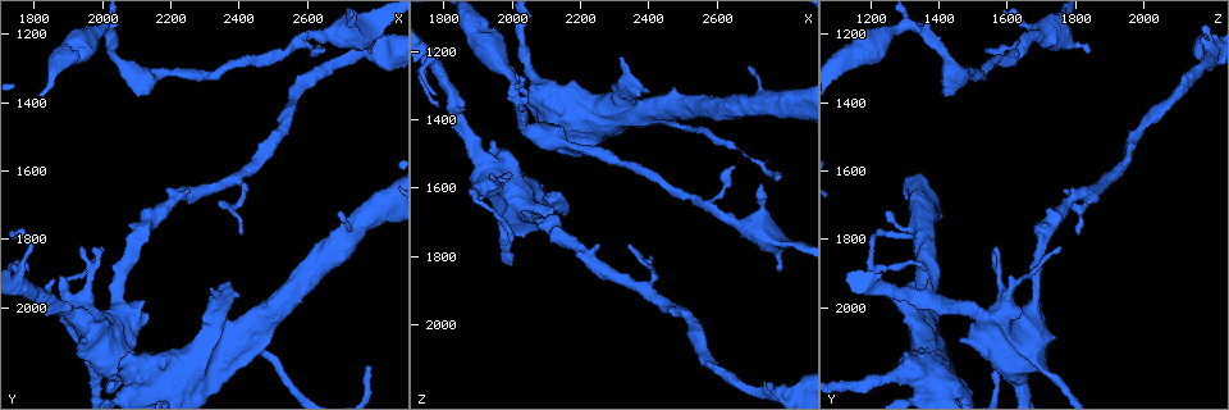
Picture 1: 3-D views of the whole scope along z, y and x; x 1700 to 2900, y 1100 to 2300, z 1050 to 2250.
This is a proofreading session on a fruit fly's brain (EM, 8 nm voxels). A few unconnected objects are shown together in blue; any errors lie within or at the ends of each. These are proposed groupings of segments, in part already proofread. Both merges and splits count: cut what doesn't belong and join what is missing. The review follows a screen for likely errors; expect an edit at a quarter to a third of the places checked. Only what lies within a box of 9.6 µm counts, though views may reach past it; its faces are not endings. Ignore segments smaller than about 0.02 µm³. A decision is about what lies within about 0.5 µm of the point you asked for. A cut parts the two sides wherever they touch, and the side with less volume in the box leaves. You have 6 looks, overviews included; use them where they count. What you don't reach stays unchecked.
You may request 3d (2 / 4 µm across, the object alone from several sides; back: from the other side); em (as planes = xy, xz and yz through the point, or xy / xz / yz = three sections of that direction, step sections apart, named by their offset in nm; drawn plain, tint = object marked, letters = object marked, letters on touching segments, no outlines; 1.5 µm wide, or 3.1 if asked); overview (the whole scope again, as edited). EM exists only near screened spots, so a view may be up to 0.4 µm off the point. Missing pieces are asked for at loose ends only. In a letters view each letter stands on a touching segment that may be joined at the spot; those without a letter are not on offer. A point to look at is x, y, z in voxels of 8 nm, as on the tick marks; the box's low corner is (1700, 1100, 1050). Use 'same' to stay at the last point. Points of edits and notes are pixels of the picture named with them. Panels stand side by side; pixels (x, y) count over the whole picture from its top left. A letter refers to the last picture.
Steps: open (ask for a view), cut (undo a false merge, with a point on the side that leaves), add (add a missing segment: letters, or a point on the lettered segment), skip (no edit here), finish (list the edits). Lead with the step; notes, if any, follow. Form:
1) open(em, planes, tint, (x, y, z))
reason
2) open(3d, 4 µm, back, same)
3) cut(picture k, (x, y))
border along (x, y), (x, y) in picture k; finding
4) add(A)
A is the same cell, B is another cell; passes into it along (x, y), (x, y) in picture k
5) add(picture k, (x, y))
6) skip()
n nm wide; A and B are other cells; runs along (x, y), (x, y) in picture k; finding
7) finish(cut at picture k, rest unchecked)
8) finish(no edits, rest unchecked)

open(em, xz, step 4, tint, (2080, 2190, 1640))
sudden change in width

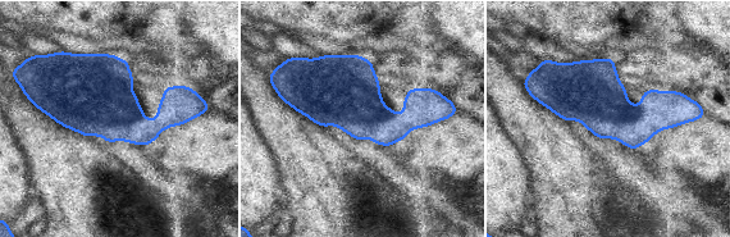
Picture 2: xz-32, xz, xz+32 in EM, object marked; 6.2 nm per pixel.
open(em, planes, letters, same)

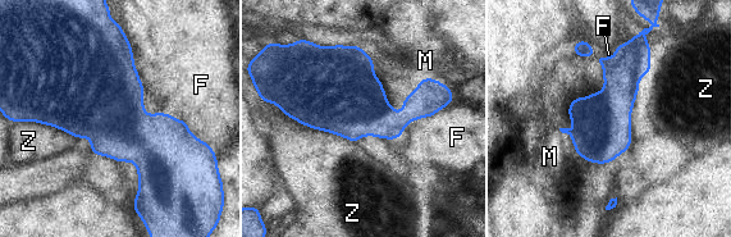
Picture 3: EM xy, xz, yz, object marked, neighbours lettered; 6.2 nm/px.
skip()
380 nm wide; F, M and Z are other cells; border along (275, 104), (288, 117), (353, 144) in picture 3; all the same neuron

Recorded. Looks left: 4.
open(em, planes, letters, (2410, 1780, 1810))
branch stops here

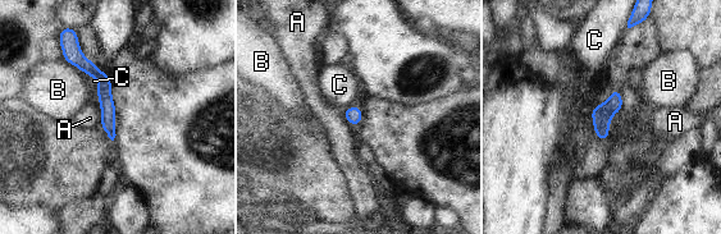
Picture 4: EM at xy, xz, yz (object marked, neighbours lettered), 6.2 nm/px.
skip()
A, B and C are other cells; runs along (83, 62), (104, 82), (112, 134) in picture 4; none of them fits

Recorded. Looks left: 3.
open(3d, 2 µm, (2750, 1170, 2170))
an open end

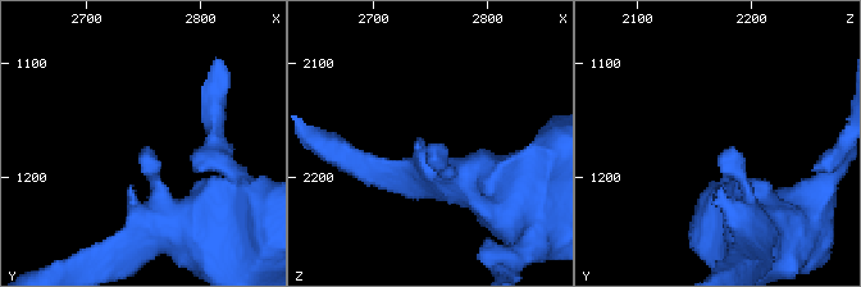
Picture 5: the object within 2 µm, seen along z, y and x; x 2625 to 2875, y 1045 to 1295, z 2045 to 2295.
open(em, yz, step 8, letters, (2752, 1176, 2174))
now the EM

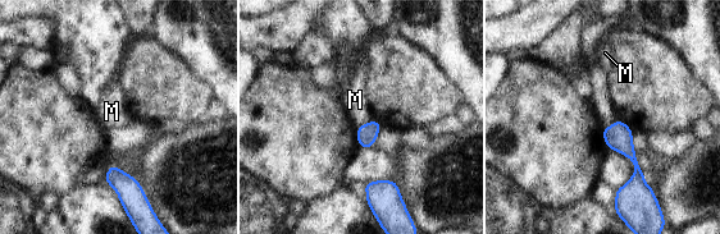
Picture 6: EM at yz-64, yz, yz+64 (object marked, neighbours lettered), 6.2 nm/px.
skip()
M is another cell; runs along (618, 124), (637, 168), (620, 197) in picture 6; no lettered segment goes on from it

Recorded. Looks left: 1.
finish(no edits, rest unchecked)

